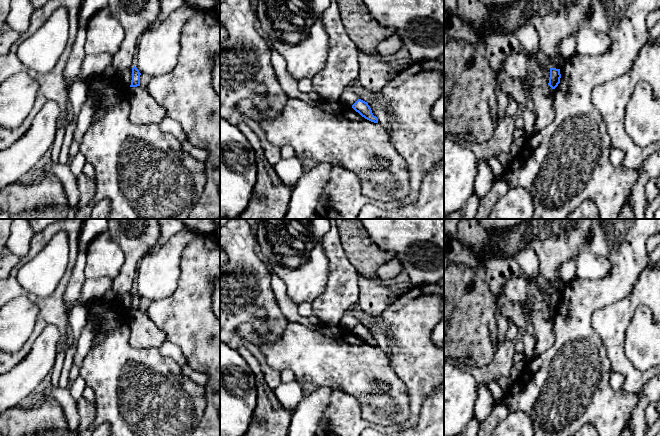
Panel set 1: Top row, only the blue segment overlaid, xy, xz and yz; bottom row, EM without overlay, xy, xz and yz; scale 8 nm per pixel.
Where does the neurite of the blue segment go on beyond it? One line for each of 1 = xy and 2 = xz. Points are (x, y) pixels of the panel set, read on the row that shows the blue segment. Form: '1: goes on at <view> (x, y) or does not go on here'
1: does not go on here
2: does not go on here

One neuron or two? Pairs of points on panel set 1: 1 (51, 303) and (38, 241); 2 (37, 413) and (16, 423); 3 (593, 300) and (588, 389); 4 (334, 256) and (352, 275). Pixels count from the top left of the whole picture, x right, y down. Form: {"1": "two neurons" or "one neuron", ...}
{"1": "one neuron", "2": "one neuron", "3": "one neuron", "4": "one neuron"}

